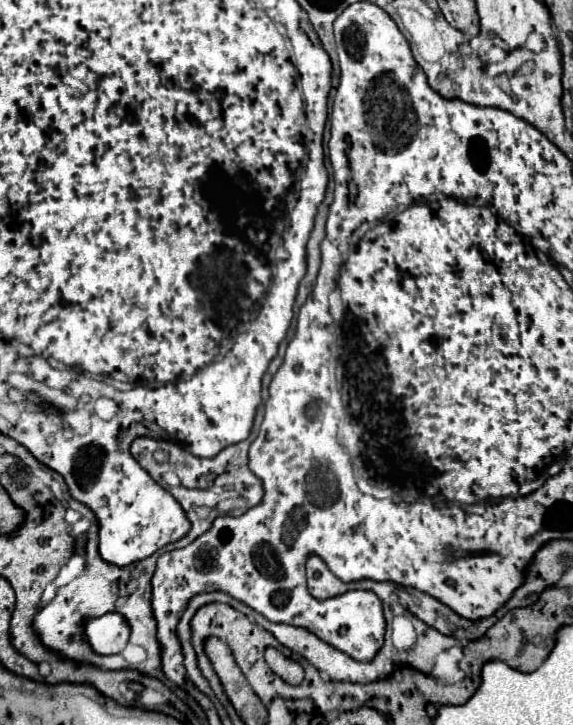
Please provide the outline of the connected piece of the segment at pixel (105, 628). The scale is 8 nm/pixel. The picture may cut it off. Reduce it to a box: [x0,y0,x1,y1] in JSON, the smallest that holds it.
[83,614,129,654]

